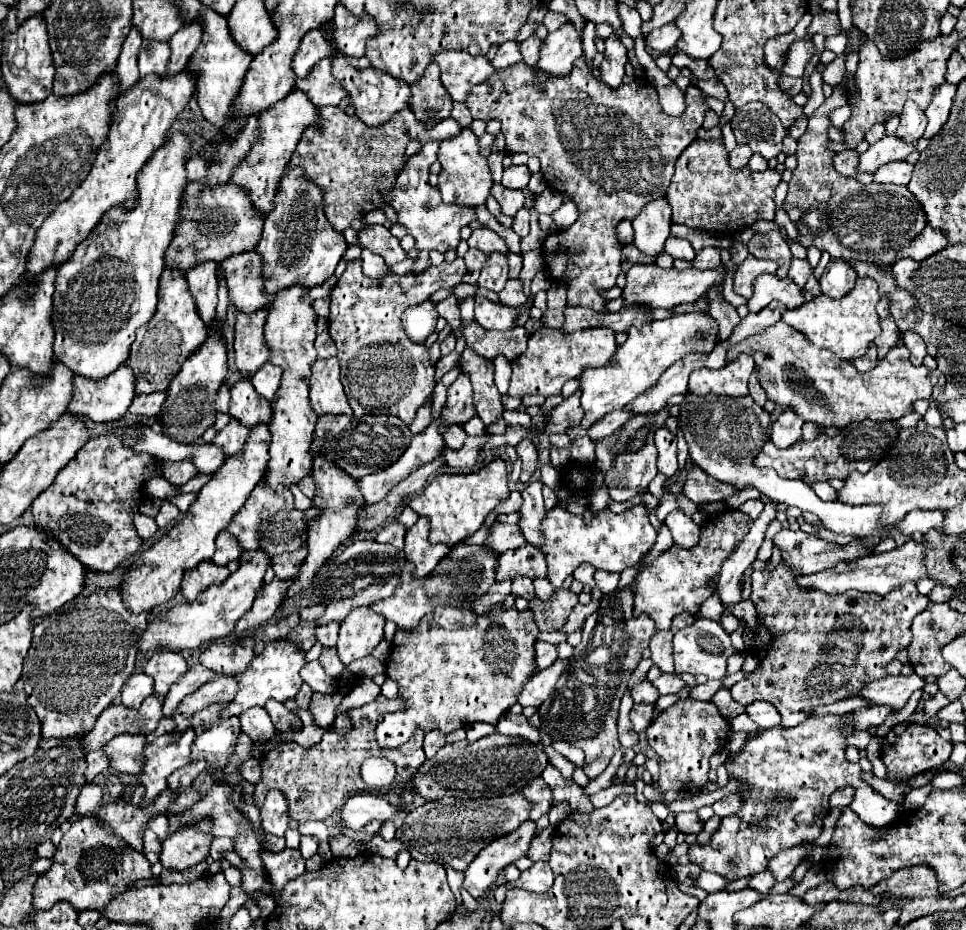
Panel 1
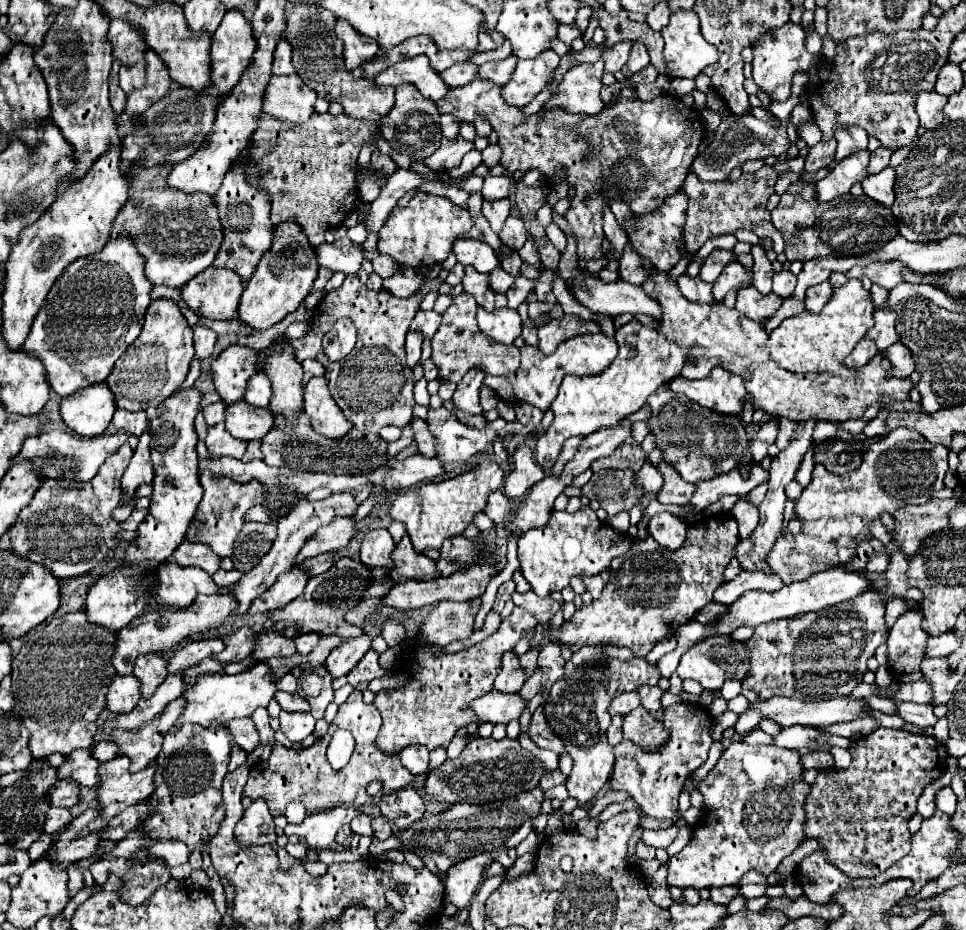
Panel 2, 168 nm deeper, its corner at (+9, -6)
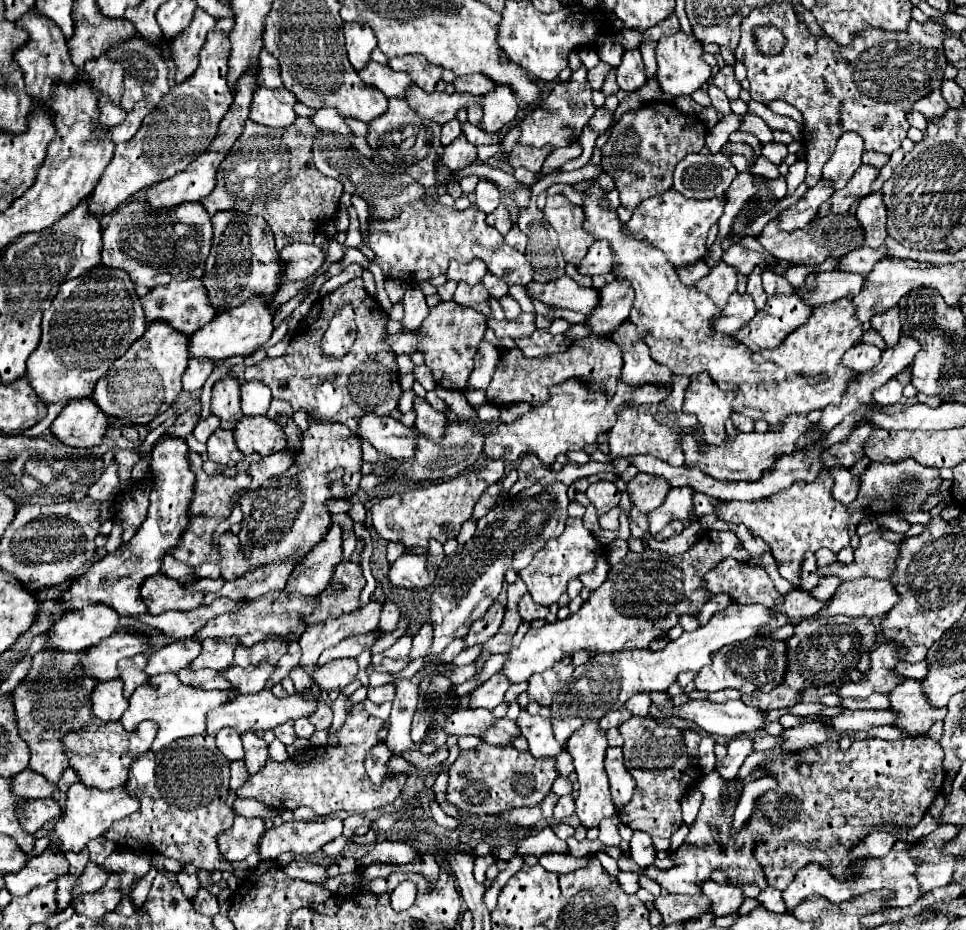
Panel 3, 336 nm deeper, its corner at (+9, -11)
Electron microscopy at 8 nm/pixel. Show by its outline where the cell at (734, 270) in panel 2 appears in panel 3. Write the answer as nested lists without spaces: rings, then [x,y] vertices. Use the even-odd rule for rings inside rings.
[[[720,261],[714,269],[710,269],[706,279],[698,283],[698,289],[704,291],[716,303],[716,307],[722,309],[726,307],[730,295],[736,291],[736,283],[736,271],[732,271],[732,267]]]

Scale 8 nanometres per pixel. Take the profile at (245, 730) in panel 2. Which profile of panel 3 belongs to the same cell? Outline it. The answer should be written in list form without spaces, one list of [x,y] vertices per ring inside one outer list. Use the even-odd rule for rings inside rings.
[[[224,727],[216,735],[216,747],[226,755],[228,761],[244,759],[244,747],[240,741],[240,733],[236,733],[232,727]]]

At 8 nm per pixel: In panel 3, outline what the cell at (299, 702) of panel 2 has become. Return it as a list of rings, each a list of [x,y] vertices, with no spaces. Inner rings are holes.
[[[300,717],[294,721],[294,729],[296,729],[296,735],[298,737],[310,737],[314,733],[314,725],[310,723],[308,717]]]

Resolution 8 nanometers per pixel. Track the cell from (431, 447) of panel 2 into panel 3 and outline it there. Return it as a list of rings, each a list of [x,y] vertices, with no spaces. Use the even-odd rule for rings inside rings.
[[[364,415],[360,419],[360,439],[368,439],[382,455],[392,459],[412,459],[418,451],[418,431],[392,417]]]

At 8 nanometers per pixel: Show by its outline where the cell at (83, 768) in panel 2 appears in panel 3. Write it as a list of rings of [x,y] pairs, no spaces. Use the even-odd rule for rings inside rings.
[[[24,769],[20,775],[14,775],[14,791],[16,795],[36,799],[36,797],[52,797],[58,791],[58,785],[50,783],[44,775],[34,773],[32,769]]]

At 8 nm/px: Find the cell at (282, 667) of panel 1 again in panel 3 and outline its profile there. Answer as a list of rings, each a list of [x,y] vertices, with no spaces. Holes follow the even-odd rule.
[[[176,673],[168,675],[156,675],[152,677],[152,683],[148,687],[140,687],[140,691],[134,691],[130,697],[130,707],[124,711],[120,723],[124,725],[126,731],[134,731],[134,727],[144,721],[152,719],[158,723],[158,735],[150,747],[150,751],[160,751],[162,747],[170,745],[174,739],[188,737],[188,735],[202,735],[206,733],[206,715],[212,709],[218,709],[230,701],[230,695],[236,693],[236,689],[200,689],[200,687],[190,687],[182,685],[176,677]]]

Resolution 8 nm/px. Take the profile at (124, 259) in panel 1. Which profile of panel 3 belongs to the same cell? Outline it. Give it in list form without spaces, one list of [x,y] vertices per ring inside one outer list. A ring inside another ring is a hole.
[[[98,265],[86,275],[62,283],[58,295],[52,299],[50,309],[42,315],[42,337],[34,353],[28,357],[26,377],[44,403],[70,401],[90,397],[98,379],[112,367],[112,361],[122,357],[126,349],[146,331],[146,317],[136,293],[136,283],[124,269],[112,269]]]

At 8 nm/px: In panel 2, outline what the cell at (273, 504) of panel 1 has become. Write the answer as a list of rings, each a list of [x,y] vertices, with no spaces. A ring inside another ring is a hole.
[[[208,470],[200,472],[200,484],[204,488],[204,498],[202,498],[198,512],[188,528],[186,538],[188,538],[188,542],[210,546],[214,550],[214,554],[218,554],[220,558],[232,556],[234,540],[242,528],[242,512],[254,504],[262,504],[264,486],[258,480],[250,480],[248,484],[238,484],[230,478],[218,478]]]

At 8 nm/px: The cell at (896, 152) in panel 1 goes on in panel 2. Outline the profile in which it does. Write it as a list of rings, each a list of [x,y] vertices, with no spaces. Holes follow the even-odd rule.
[[[860,150],[838,162],[826,178],[816,182],[816,200],[830,202],[836,196],[848,194],[856,182],[862,182],[866,178],[868,154],[868,150]]]

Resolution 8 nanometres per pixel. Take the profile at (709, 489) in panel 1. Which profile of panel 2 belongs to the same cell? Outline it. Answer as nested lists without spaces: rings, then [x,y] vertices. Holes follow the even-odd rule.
[[[658,462],[656,468],[664,478],[664,486],[656,494],[656,500],[660,504],[680,504],[680,506],[684,506],[692,498],[694,486],[690,482],[682,480],[680,474],[666,462]]]

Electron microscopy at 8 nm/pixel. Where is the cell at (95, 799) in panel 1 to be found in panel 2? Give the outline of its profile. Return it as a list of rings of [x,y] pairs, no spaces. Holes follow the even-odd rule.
[[[50,808],[48,812],[46,812],[46,820],[44,820],[44,832],[48,832],[48,834],[56,834],[56,832],[60,832],[66,824],[70,824],[72,822],[72,814],[70,814],[70,810],[64,810],[64,808]]]

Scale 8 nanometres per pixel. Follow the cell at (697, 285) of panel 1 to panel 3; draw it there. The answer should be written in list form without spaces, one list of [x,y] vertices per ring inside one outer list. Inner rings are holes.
[[[568,275],[552,281],[552,283],[532,281],[532,283],[528,283],[526,289],[528,289],[530,297],[536,297],[546,305],[564,307],[570,311],[580,311],[584,315],[592,313],[600,305],[598,289],[582,287],[582,285],[574,283],[574,279],[570,279]]]

